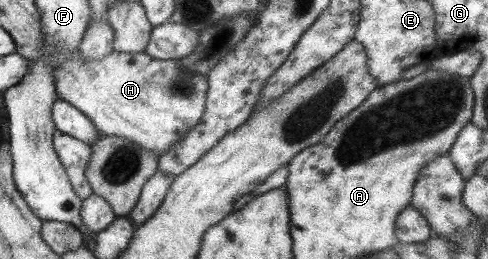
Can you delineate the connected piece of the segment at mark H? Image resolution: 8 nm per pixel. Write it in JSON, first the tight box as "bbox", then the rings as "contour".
{"bbox":[53,50,207,159],"contour":[[[76,50],[74,53],[70,53],[68,61],[62,61],[60,65],[53,69],[53,80],[57,97],[82,112],[92,122],[92,125],[97,128],[97,131],[101,136],[116,136],[133,141],[141,148],[155,153],[157,159],[161,156],[161,153],[167,152],[176,141],[178,141],[184,134],[188,133],[189,129],[200,119],[200,116],[204,111],[204,102],[207,92],[207,79],[203,75],[183,71],[183,69],[178,66],[178,61],[176,60],[156,60],[146,56],[143,52],[114,53],[114,51],[112,51],[109,55],[106,55],[106,57],[100,57],[100,59],[96,59],[96,61],[82,61],[80,59],[80,51]]]}

